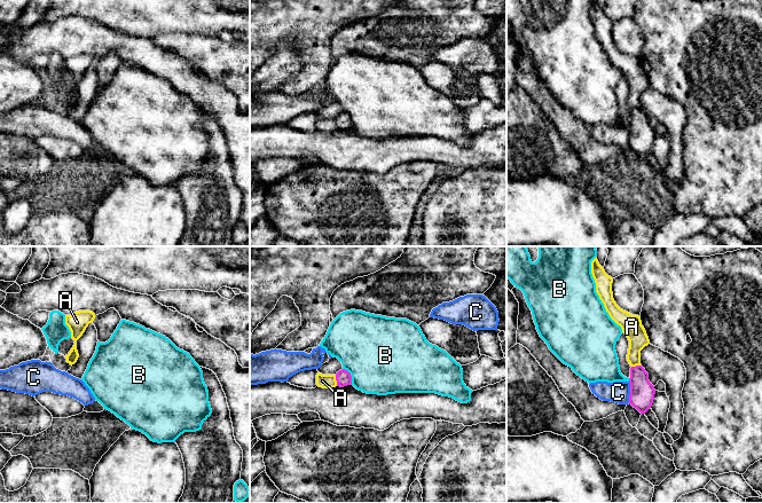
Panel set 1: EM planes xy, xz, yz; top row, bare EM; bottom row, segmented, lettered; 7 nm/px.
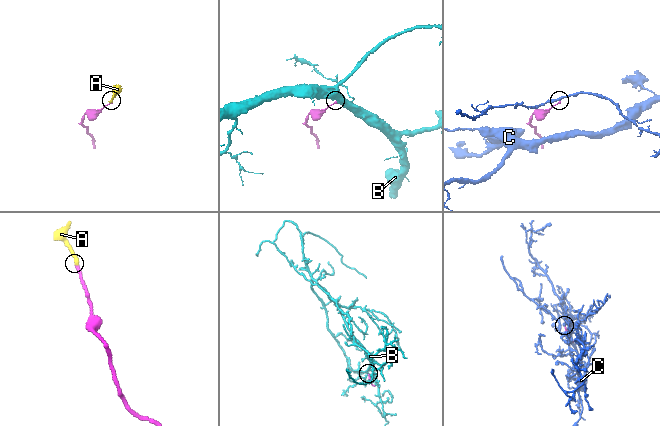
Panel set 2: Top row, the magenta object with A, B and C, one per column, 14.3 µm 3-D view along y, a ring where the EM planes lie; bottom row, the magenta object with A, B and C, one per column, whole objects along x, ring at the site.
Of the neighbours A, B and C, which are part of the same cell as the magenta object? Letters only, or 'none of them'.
none of them

